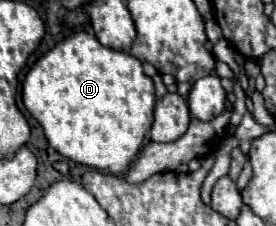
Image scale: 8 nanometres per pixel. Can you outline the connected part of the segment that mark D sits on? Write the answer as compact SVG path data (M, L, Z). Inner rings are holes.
M88 32L72 34L36 60L22 82L22 100L26 110L44 128L44 134L56 152L108 174L124 174L130 168L152 126L156 102L154 84L142 72L142 62L132 54L102 46L98 38Z

